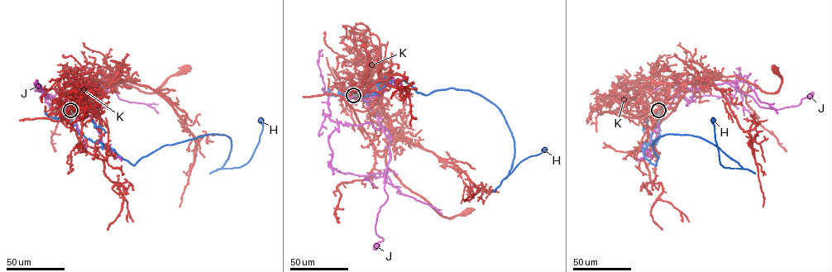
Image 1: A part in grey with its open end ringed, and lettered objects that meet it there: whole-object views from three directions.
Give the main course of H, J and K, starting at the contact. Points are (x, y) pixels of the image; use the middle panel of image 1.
H: (353, 95), (345, 93), (375, 93), (397, 79), (426, 95), (480, 94), (514, 139), (505, 178), (544, 149)
J: (354, 95), (367, 101), (389, 143), (384, 182), (387, 199), (375, 226), (383, 240), (376, 246)
K: (353, 95), (381, 105), (389, 126), (385, 164), (400, 182), (442, 216), (451, 217), (468, 210)

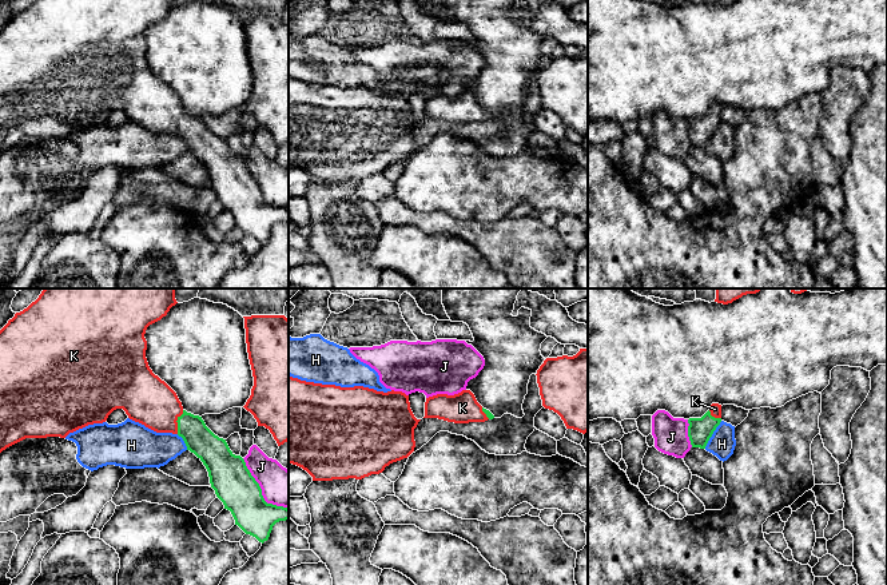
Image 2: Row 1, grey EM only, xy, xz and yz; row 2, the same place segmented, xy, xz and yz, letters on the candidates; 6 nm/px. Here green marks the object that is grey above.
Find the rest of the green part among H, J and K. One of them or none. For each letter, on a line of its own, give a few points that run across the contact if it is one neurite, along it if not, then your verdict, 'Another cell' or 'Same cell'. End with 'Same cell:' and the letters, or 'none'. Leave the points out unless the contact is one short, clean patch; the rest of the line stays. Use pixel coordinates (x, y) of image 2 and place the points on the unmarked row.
H: Line: yz (722, 122), (704, 148). Another cell
J: Another cell
K: Line: xy (199, 140), (183, 124), (176, 122), (146, 99). Same cell
Same cell: K

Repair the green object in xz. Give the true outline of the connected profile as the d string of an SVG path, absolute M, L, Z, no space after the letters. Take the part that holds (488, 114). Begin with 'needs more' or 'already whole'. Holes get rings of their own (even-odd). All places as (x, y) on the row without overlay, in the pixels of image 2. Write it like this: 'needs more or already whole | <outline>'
needs more | M470 91L458 95L437 95L426 99L425 118L438 119L454 124L485 123L494 116L484 110Z

